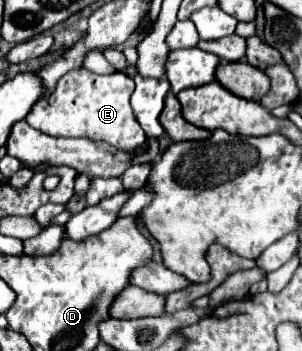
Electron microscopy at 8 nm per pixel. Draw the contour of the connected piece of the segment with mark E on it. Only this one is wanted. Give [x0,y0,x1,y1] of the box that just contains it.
[25,68,137,150]

